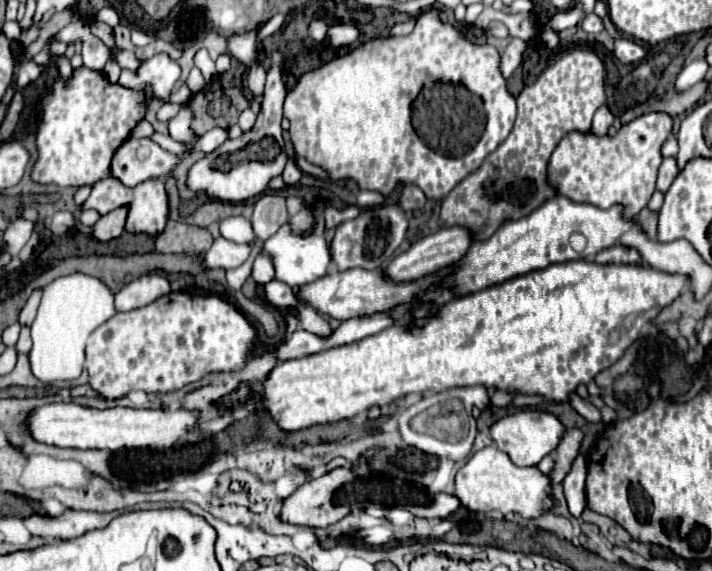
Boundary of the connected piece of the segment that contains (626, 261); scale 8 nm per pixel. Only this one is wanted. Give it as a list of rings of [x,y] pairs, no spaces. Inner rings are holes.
[[[616,245],[616,247],[608,247],[608,249],[602,249],[596,259],[596,263],[602,263],[602,265],[610,265],[610,263],[618,263],[618,265],[644,265],[640,253],[632,247],[626,247],[626,245]]]

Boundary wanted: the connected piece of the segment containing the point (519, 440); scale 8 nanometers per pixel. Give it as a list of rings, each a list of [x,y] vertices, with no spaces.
[[[536,409],[518,411],[514,415],[500,419],[490,427],[490,437],[496,441],[498,449],[506,451],[510,459],[520,467],[538,465],[542,457],[550,455],[558,447],[558,441],[562,441],[562,433],[566,433],[566,427],[560,423],[556,415],[546,411],[536,411]]]

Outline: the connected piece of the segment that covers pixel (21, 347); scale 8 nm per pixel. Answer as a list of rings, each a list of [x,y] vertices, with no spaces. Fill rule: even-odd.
[[[22,327],[22,331],[20,331],[20,339],[18,339],[18,343],[16,343],[16,351],[18,353],[30,353],[30,349],[32,349],[32,341],[30,341],[30,329],[28,327]]]

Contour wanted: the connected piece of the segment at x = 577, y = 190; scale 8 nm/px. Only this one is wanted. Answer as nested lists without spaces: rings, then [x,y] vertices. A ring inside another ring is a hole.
[[[648,113],[620,127],[614,137],[596,137],[592,133],[566,135],[550,157],[548,181],[564,197],[590,203],[600,209],[622,205],[626,219],[638,215],[650,201],[656,185],[658,167],[662,163],[660,145],[672,131],[672,117],[664,113]]]

